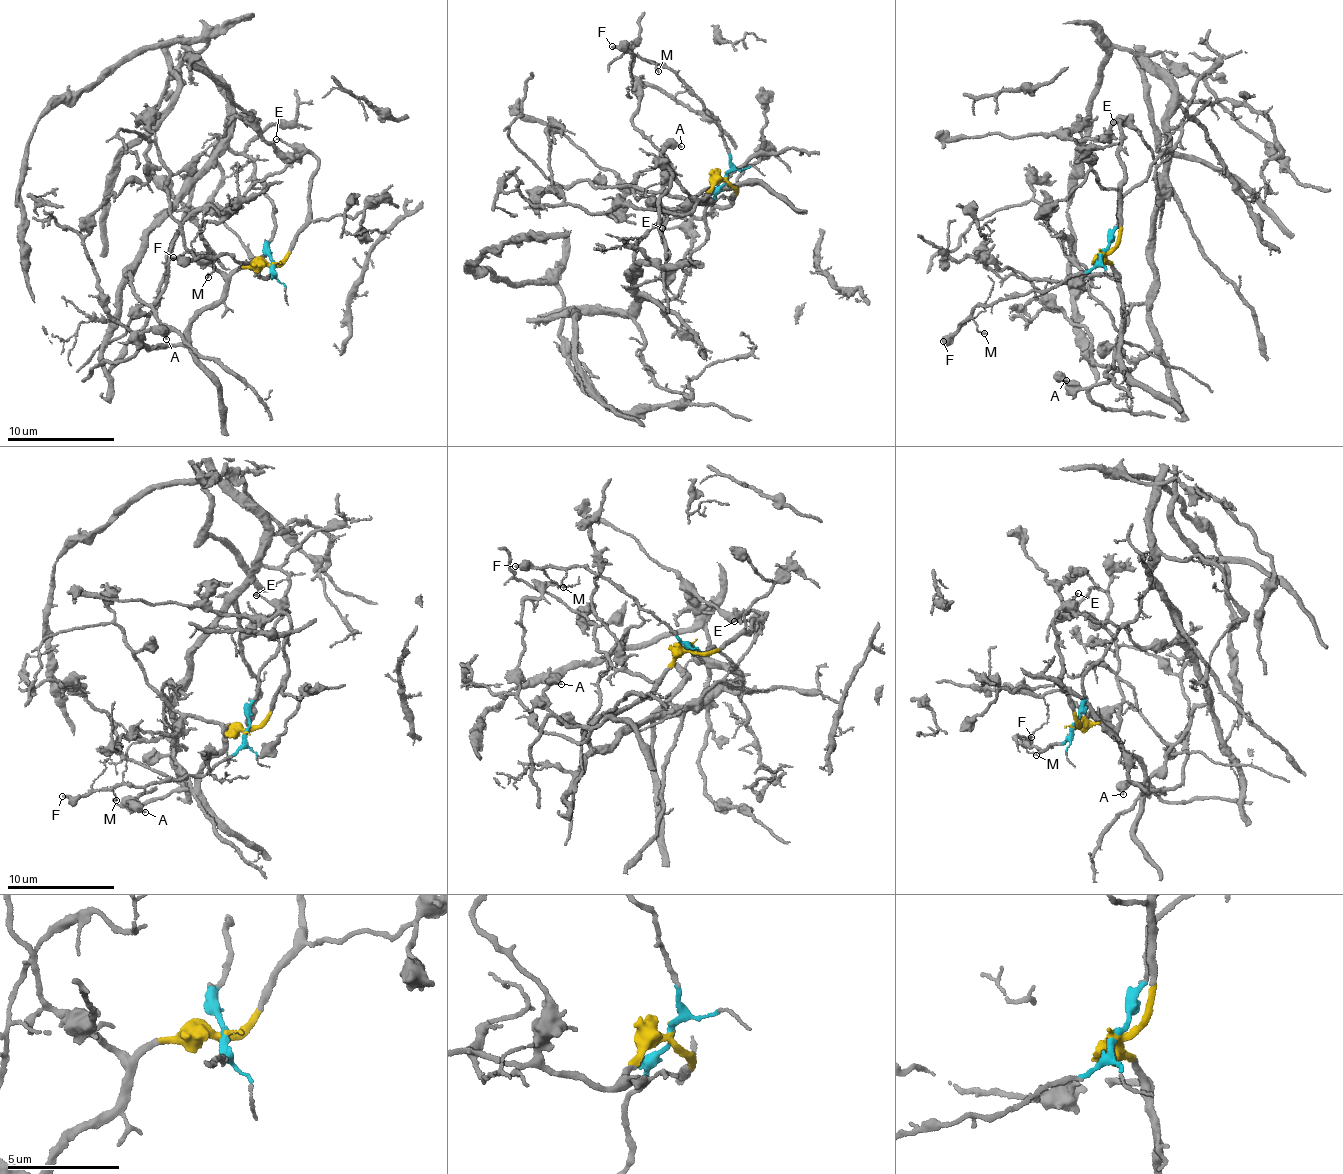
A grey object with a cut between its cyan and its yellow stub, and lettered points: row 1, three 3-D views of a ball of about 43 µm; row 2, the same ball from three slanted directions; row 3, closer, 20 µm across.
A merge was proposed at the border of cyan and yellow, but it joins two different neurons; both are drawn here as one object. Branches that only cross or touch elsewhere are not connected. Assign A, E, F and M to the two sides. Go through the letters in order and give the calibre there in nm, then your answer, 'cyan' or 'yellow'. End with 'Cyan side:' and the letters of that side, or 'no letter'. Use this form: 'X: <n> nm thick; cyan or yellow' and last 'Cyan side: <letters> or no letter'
A: 360 nm thick; yellow
E: 130 nm thick; yellow
F: 300 nm thick; cyan
M: 120 nm thick; cyan
Cyan side: F, M

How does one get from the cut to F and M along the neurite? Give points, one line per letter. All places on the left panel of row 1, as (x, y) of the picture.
F: (272, 264), (275, 272), (264, 279), (237, 260), (219, 254), (172, 256)
M: (272, 264), (275, 272), (264, 279), (231, 255), (221, 254), (207, 277)

